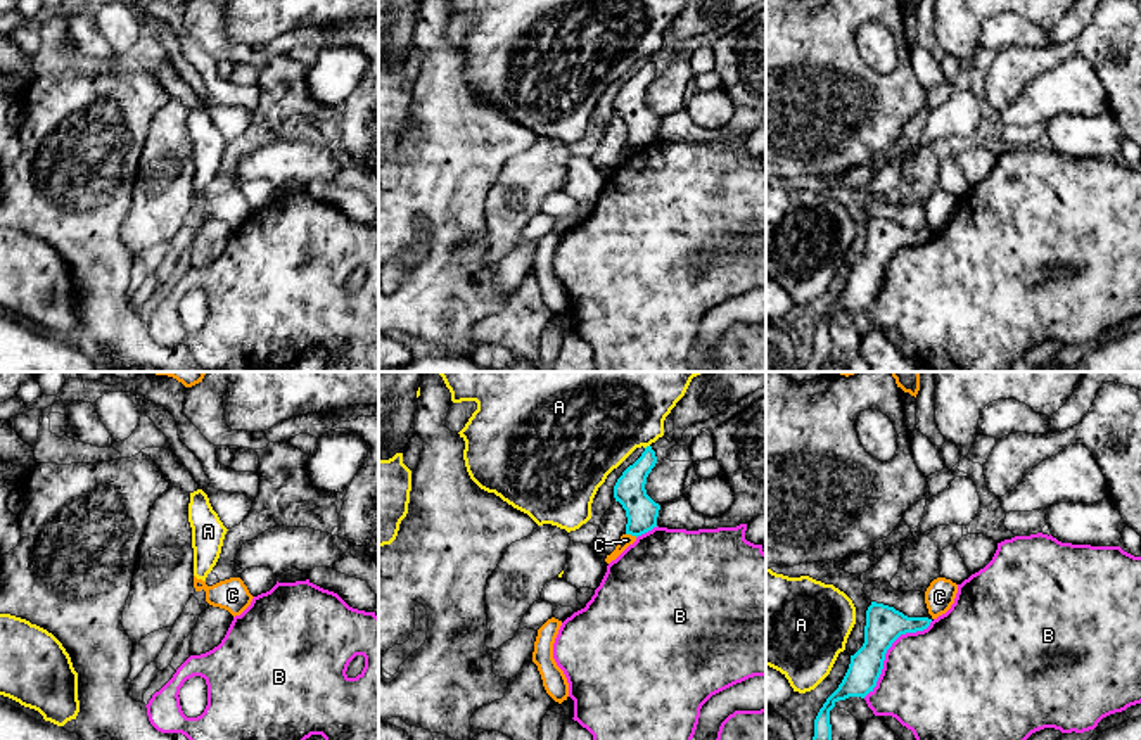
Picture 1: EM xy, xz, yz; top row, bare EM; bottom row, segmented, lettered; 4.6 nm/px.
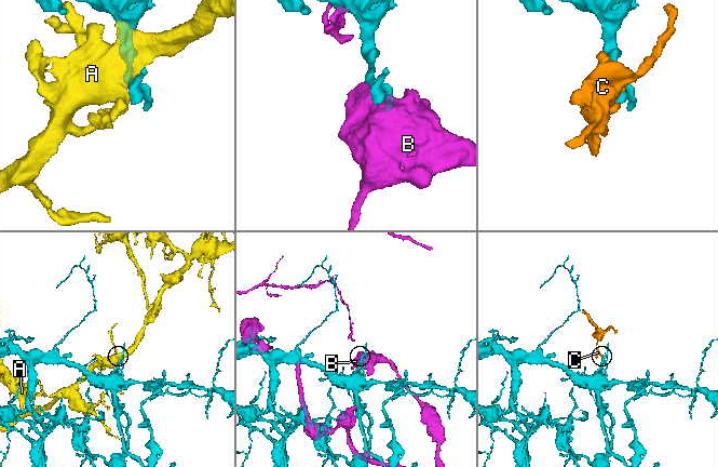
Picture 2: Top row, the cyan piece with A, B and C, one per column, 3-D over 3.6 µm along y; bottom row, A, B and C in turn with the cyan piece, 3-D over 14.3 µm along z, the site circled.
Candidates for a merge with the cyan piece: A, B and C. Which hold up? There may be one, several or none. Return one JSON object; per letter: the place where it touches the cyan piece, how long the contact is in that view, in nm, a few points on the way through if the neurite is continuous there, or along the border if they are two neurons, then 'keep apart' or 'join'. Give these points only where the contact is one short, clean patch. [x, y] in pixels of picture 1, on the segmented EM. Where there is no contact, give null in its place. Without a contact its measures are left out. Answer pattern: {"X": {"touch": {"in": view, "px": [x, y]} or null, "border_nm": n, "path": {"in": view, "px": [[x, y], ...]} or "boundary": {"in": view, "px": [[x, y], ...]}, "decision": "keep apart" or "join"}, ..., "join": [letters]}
{"A": {"touch": {"in": "xz", "px": [647, 446]}, "border_nm": 30, "decision": "keep apart"}, "B": {"touch": {"in": "yz", "px": [887, 649]}, "border_nm": 480, "decision": "keep apart"}, "C": {"touch": {"in": "xz", "px": [631, 535]}, "border_nm": 60, "boundary": {"in": "xz", "px": [[626, 533], [637, 536]]}, "decision": "keep apart"}, "join": []}

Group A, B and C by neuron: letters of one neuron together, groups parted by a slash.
A / B / C

